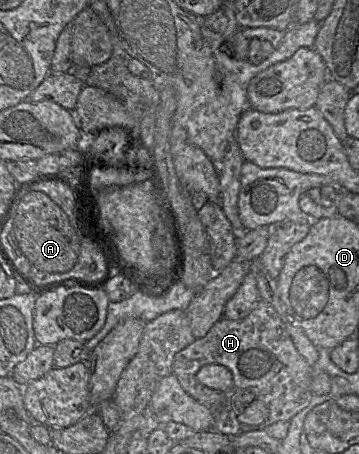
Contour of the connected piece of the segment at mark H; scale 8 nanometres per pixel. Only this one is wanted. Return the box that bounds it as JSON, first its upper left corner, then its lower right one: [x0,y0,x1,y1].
[173,299,312,436]

